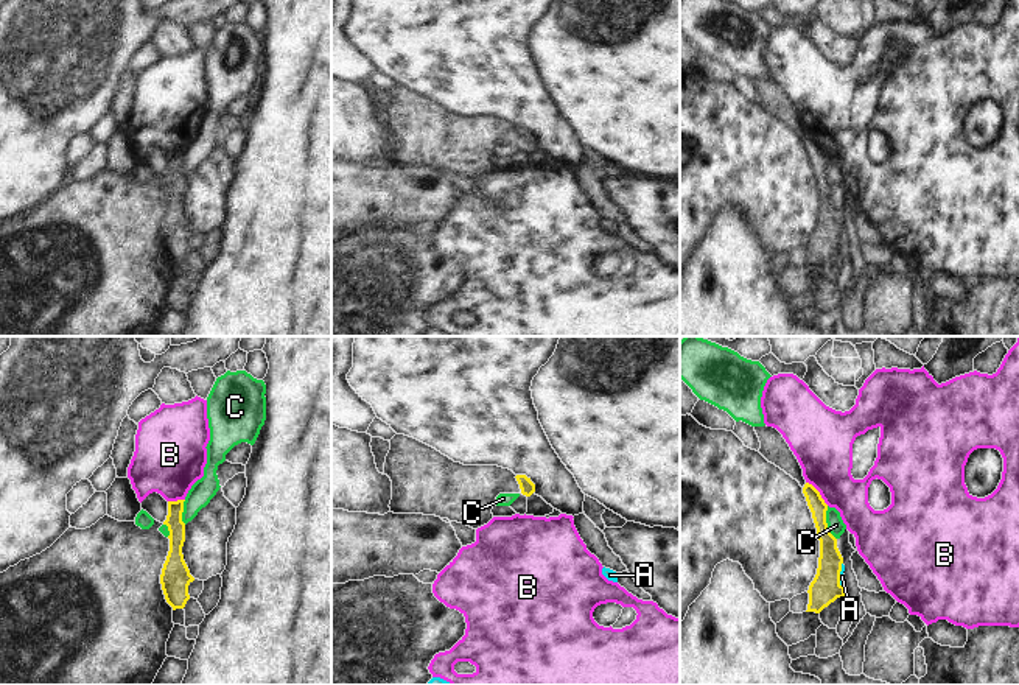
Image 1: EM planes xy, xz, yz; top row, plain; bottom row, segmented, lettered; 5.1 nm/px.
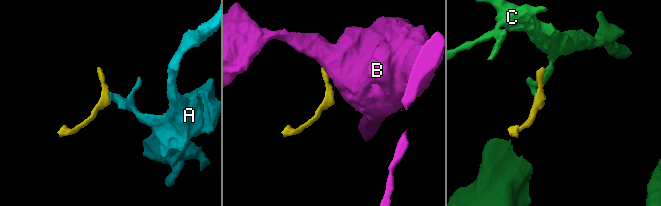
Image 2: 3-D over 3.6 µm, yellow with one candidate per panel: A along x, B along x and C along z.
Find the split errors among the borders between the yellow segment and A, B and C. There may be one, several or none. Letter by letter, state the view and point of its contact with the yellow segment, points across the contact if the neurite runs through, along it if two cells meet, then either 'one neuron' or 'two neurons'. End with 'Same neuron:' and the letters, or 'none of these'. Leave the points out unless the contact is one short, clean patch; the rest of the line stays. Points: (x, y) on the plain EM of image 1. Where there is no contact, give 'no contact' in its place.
A: contact yz (839, 226); way yz (825, 240), (839, 226), (842, 228); one neuron
B: contact yz (819, 144); border yz (806, 133), (828, 156); two neurons
C: contact yz (826, 175); border yz (826, 158), (826, 179), (836, 190); two neurons
Same neuron: A

